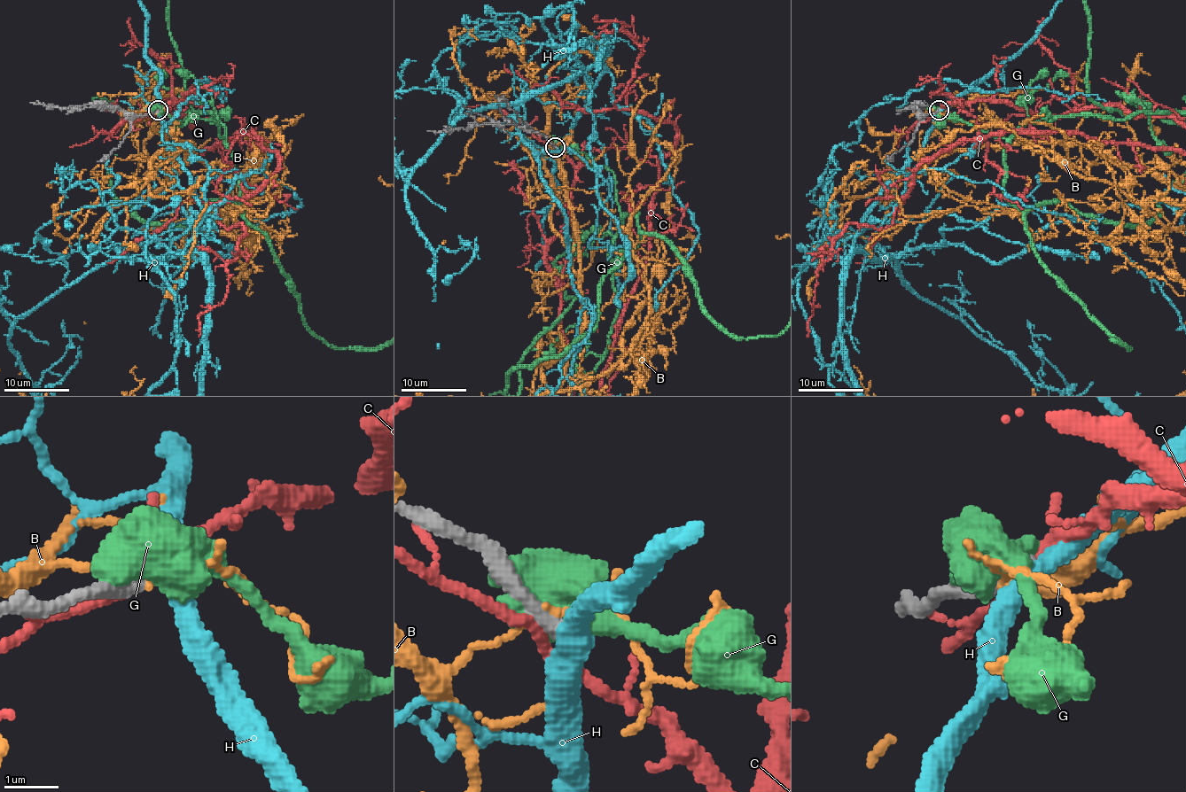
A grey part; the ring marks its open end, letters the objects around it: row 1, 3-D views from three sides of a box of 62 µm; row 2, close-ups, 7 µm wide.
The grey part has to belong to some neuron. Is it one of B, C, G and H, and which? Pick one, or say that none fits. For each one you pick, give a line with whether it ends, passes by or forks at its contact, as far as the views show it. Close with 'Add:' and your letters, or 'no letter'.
Add: no letter

